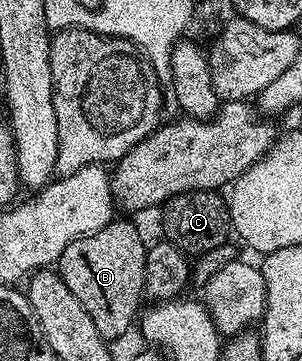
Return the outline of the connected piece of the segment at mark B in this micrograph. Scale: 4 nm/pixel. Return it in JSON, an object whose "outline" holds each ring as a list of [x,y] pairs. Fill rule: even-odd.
{"outline":[[[116,219],[111,221],[101,231],[90,233],[84,237],[73,239],[69,247],[59,256],[57,262],[57,272],[63,277],[66,287],[77,297],[85,311],[89,313],[89,318],[93,319],[93,324],[101,337],[113,343],[118,337],[123,337],[127,333],[127,328],[134,326],[137,321],[137,314],[140,312],[141,304],[139,300],[144,300],[143,283],[145,281],[145,259],[147,258],[148,246],[143,245],[143,237],[139,234],[139,229],[131,221]]]}

